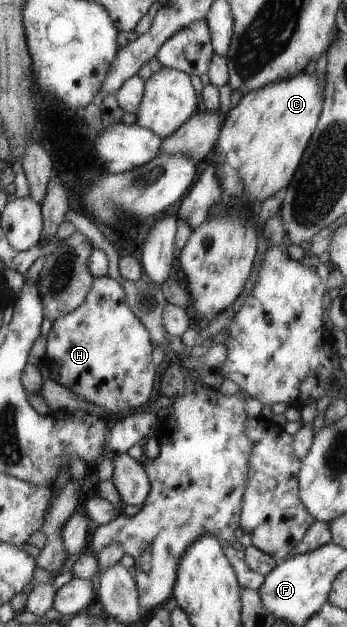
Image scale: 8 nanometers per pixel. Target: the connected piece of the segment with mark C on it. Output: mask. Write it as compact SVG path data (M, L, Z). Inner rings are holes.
M305 69L298 71L292 77L272 81L261 89L244 93L240 101L226 114L222 123L220 135L214 143L212 163L216 167L216 179L222 183L222 193L225 200L227 197L246 197L248 203L252 201L259 206L264 199L272 197L280 189L289 188L298 165L301 164L302 153L309 146L313 137L314 129L317 127L318 117L325 103L326 73L320 81L315 74L306 73Z

